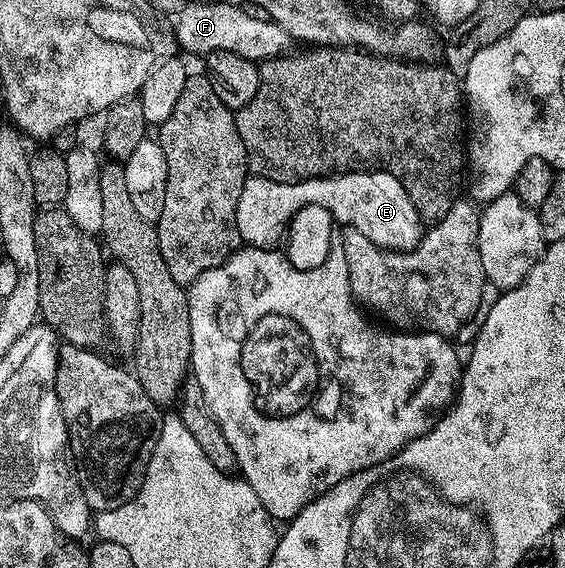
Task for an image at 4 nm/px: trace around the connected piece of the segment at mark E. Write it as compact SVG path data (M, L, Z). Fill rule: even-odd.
M379 171L313 177L311 181L299 183L281 183L265 177L248 176L242 187L242 195L238 195L238 207L236 208L236 226L240 232L241 242L253 249L273 248L277 244L275 241L279 237L280 241L285 236L291 218L308 204L317 204L318 207L324 207L333 220L341 226L352 225L358 231L362 231L362 235L366 235L366 239L370 239L370 243L374 243L379 249L407 251L415 249L420 244L422 222L414 203L410 203L410 195L406 195L399 177Z

